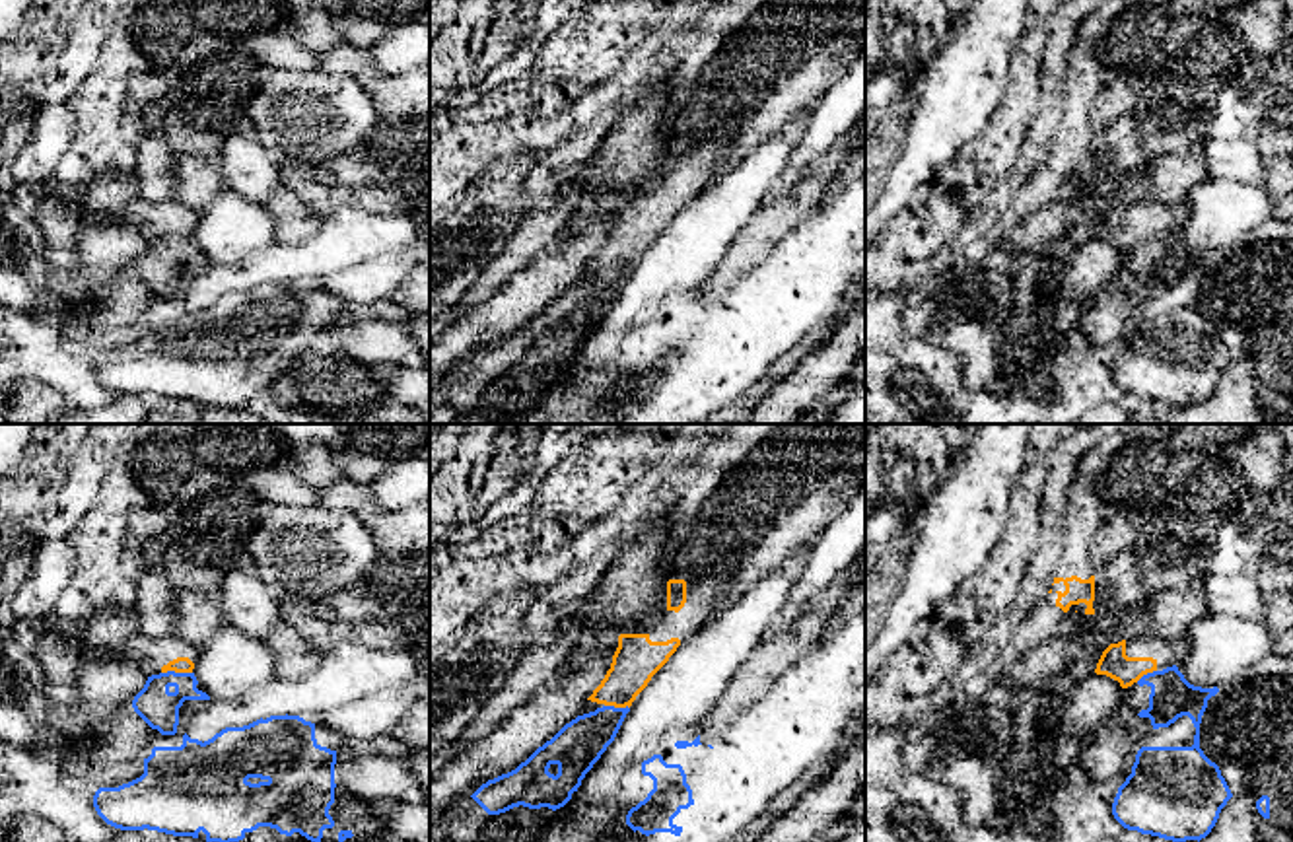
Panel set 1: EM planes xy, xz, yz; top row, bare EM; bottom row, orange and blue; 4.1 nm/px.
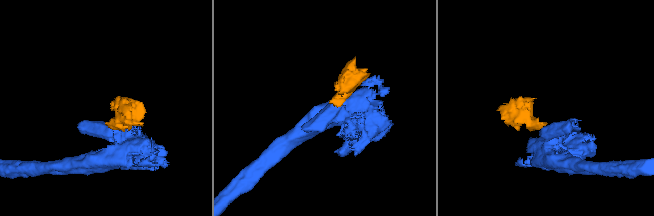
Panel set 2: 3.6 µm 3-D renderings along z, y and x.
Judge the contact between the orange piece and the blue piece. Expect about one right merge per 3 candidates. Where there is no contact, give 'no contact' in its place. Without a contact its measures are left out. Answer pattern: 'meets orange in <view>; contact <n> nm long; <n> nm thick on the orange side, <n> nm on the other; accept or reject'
meets orange in xy; contact 130 nm long; 60 nm thick on the orange side, 160 nm on the other; reject

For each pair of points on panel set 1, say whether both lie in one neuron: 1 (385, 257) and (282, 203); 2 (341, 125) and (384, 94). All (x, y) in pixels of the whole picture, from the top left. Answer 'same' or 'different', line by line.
1: same
2: different

